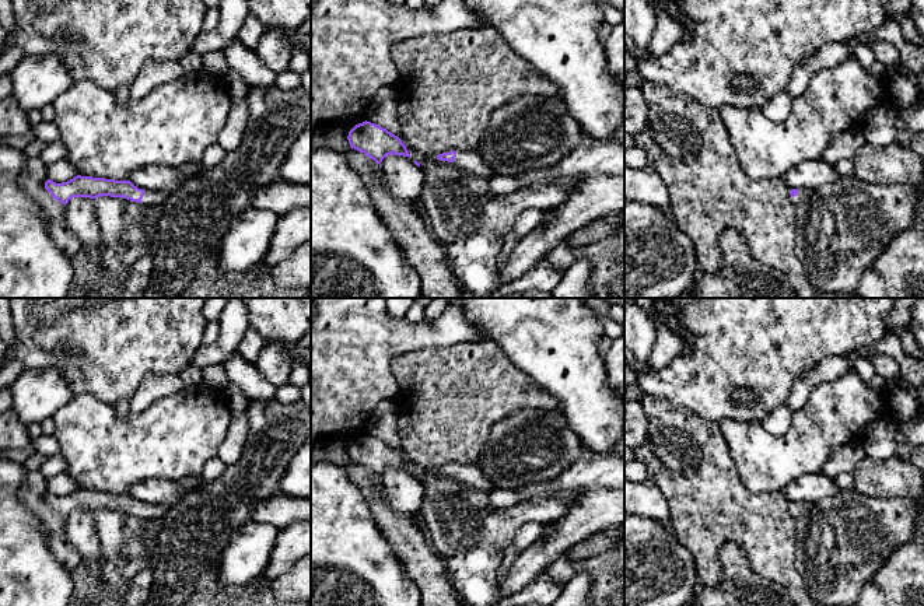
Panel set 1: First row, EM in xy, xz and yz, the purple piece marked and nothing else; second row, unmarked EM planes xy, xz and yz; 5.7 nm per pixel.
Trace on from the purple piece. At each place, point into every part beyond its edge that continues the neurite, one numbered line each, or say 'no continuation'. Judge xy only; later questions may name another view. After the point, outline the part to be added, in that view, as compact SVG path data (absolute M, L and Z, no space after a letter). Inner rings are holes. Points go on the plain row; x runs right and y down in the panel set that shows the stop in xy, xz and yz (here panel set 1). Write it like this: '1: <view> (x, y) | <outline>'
1: xy (62, 484) | M60 473L49 479L46 486L48 493L56 497L67 495L78 488L77 484L66 473Z
2: xy (151, 511) | M144 502L144 509L141 512L141 518L143 519L158 519L158 521L162 521L162 518L165 516L167 511L168 511L168 507L165 507L162 504Z

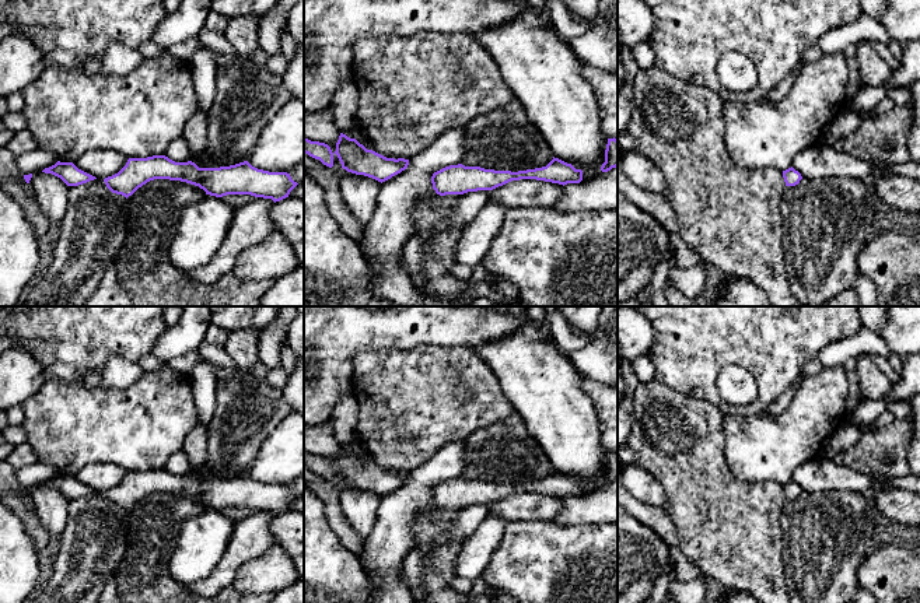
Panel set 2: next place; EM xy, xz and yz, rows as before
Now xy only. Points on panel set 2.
1: xy (28, 476) | M36 462L34 464L28 464L17 469L15 476L18 483L24 488L29 488L34 485L43 484L45 481L55 478L57 474L49 466L42 464L41 462Z

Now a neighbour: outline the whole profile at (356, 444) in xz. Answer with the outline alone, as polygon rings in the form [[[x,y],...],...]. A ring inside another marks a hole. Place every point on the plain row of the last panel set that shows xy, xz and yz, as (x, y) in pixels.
[[[356,431],[353,432],[350,441],[343,444],[342,446],[350,452],[356,452],[367,463],[372,463],[372,464],[378,466],[375,463],[372,453],[367,449],[365,444],[363,442],[363,439],[360,438],[360,435]]]

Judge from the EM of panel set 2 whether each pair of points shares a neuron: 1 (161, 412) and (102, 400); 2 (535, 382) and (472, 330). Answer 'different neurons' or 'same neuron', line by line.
1: same neuron
2: different neurons

